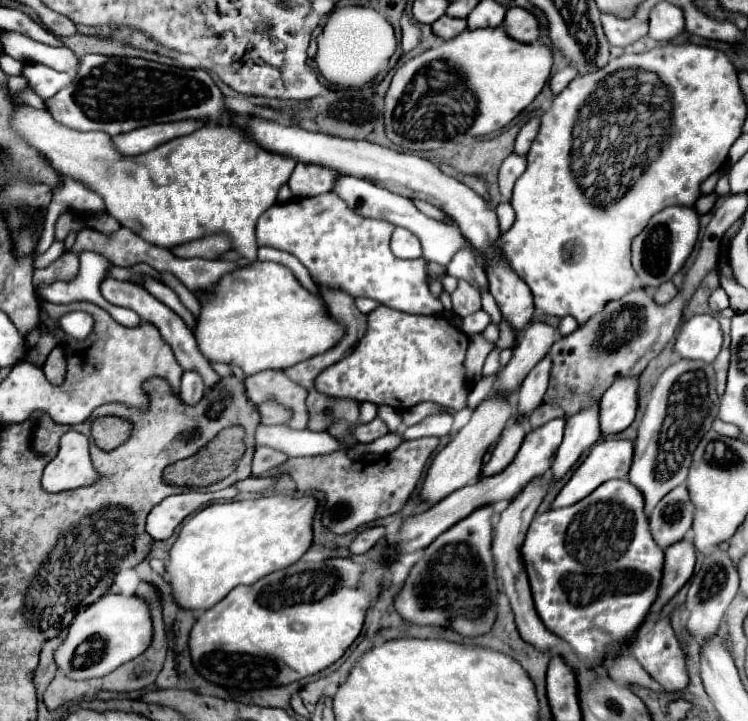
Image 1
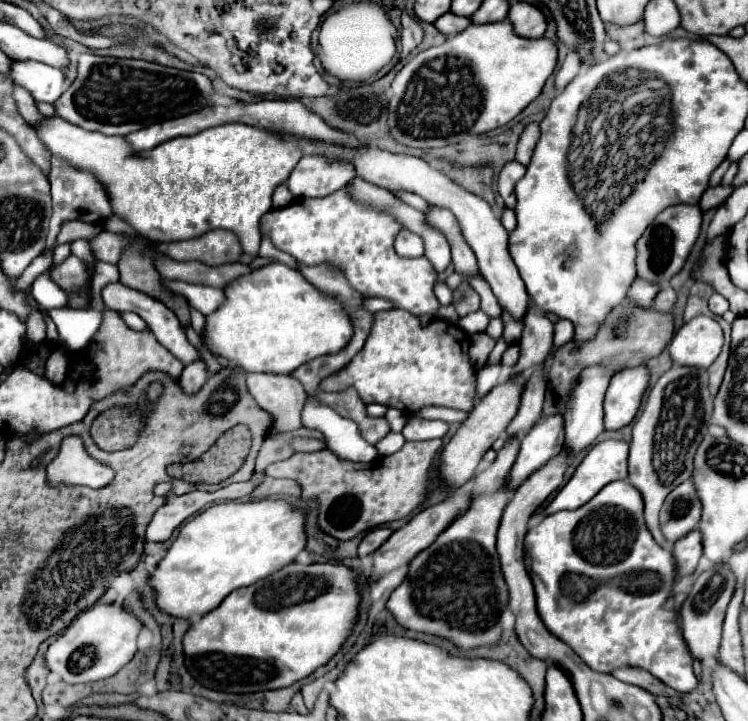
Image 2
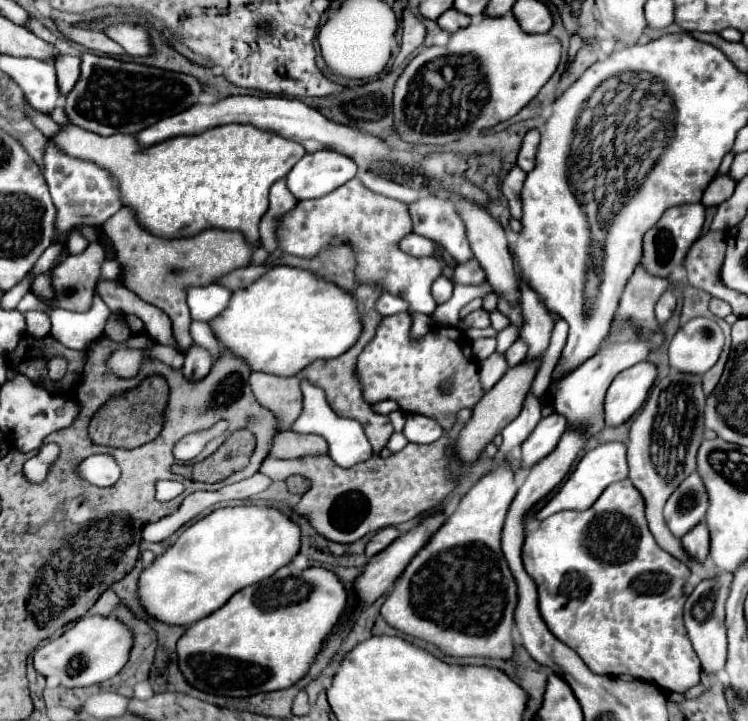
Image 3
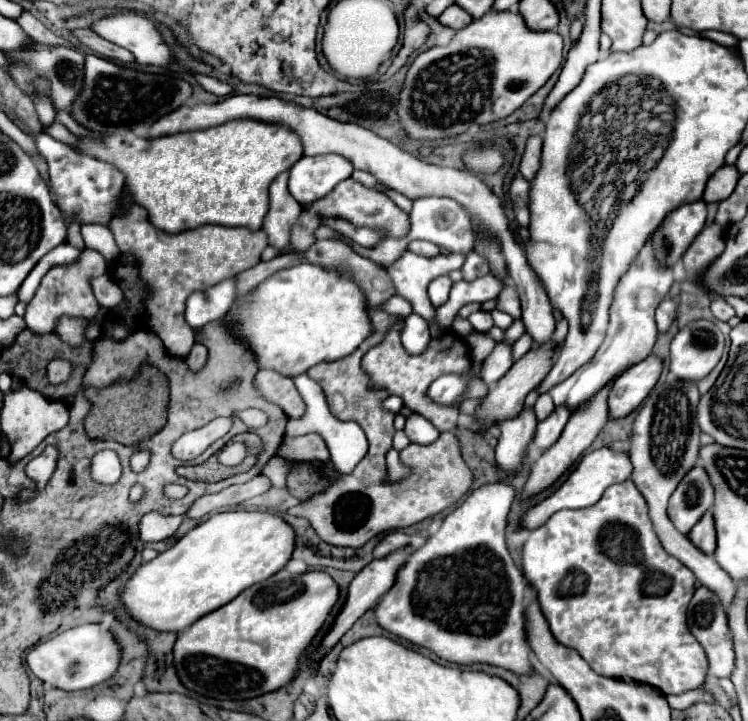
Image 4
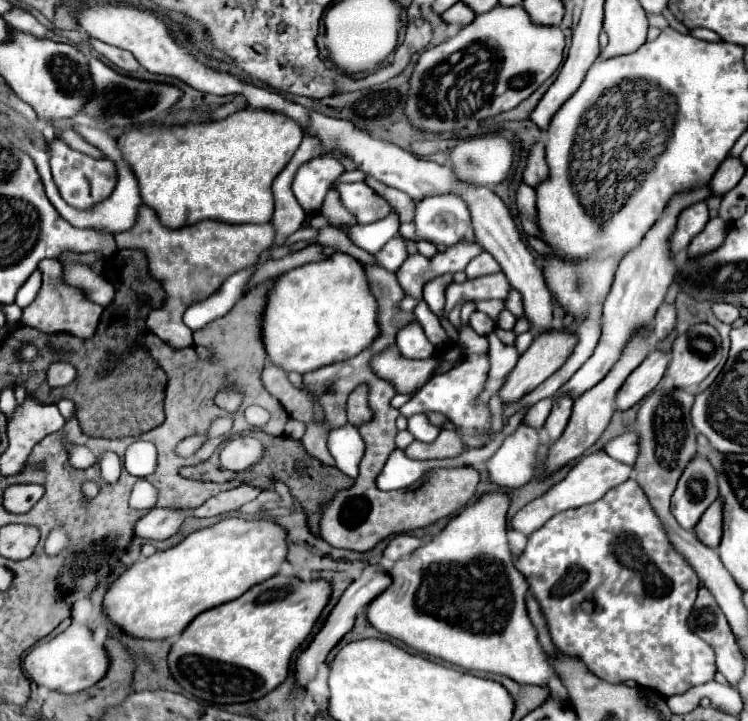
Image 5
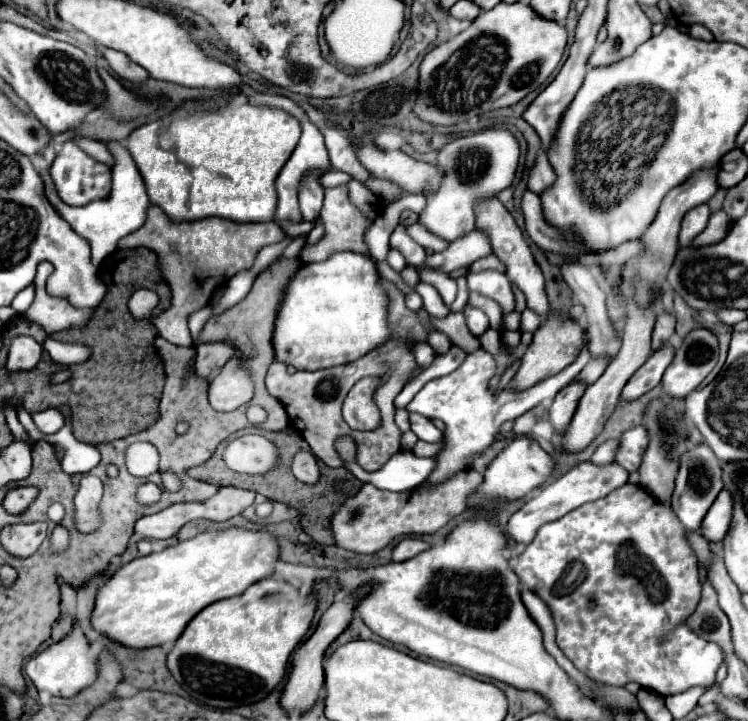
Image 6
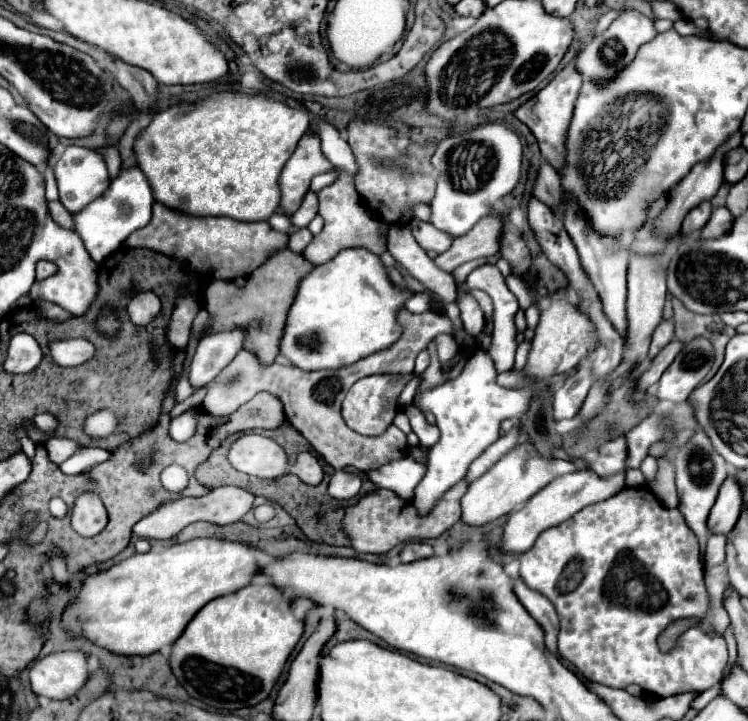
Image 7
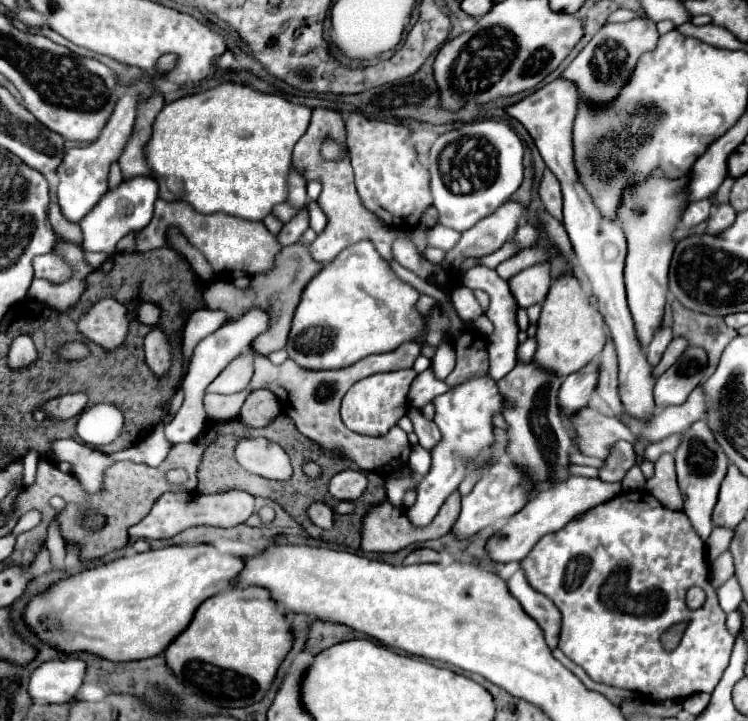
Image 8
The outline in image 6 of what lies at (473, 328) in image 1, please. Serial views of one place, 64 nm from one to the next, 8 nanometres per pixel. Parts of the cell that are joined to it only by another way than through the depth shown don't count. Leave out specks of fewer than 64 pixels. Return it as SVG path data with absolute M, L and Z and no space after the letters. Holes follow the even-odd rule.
M470 302L464 306L464 318L466 318L466 326L474 336L480 336L488 330L488 318L480 308L474 308Z

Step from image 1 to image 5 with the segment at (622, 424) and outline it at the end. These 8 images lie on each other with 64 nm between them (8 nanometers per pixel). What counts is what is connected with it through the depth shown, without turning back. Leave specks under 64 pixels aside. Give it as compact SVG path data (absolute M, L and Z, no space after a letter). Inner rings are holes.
M652 350L648 358L626 378L616 396L616 410L628 410L638 404L664 376L668 366L668 354L662 350Z

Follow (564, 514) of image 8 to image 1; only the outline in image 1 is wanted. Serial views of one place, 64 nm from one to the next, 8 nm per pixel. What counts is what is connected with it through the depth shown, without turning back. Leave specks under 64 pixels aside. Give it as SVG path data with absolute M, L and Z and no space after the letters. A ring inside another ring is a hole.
M602 440L602 442L596 442L592 446L590 454L586 456L586 460L578 466L578 470L572 474L572 478L568 480L568 484L560 490L560 494L556 496L556 500L552 502L550 508L566 508L566 506L572 506L572 504L584 500L588 494L592 494L606 480L626 478L628 472L630 472L632 456L634 456L632 446L634 446L634 442L630 442L630 440Z

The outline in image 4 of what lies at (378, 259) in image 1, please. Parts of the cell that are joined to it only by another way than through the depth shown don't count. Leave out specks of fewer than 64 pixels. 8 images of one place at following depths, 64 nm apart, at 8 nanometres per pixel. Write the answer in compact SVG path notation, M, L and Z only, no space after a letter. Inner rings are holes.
M346 178L342 180L328 196L324 196L322 200L310 204L310 206L304 206L298 222L294 224L292 228L292 236L290 236L290 246L296 250L296 252L302 252L306 250L310 244L314 244L314 230L322 226L322 220L324 218L344 218L348 222L352 222L354 226L370 226L370 228L386 228L388 230L388 236L406 236L408 234L408 226L410 226L410 220L408 216L404 216L404 212L388 198L384 196L382 192L378 190L372 190L372 188L366 188L364 184L352 180L352 178ZM406 252L396 264L392 264L392 266L388 268L388 272L390 272L392 280L394 280L394 286L398 288L398 294L404 296L406 300L410 300L412 306L414 306L414 312L428 322L428 326L430 326L430 336L432 336L432 338L440 338L440 336L444 334L444 328L440 328L440 324L438 324L438 320L436 320L436 310L434 310L434 306L430 304L430 298L428 298L428 294L426 294L426 288L428 288L428 284L430 284L434 278L438 278L438 276L442 276L442 274L448 274L448 272L452 272L452 270L462 268L464 260L466 260L466 256L464 256L464 254L458 254L458 252L438 254L436 258L424 258L424 256Z

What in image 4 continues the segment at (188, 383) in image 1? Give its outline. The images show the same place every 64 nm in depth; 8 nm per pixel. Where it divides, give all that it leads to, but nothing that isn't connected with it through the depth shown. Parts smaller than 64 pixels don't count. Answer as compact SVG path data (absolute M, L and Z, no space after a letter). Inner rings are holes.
M194 344L194 348L190 350L190 354L186 357L186 362L190 370L197 372L204 367L208 357L207 348L202 348L200 344Z

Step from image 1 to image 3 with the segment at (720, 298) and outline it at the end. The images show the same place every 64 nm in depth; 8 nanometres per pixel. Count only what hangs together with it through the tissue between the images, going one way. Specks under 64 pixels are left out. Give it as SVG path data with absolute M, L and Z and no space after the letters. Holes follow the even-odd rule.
M712 298L712 300L710 300L710 312L712 312L714 316L718 316L718 318L726 318L728 314L732 314L732 308L730 308L730 304L726 304L724 300Z

